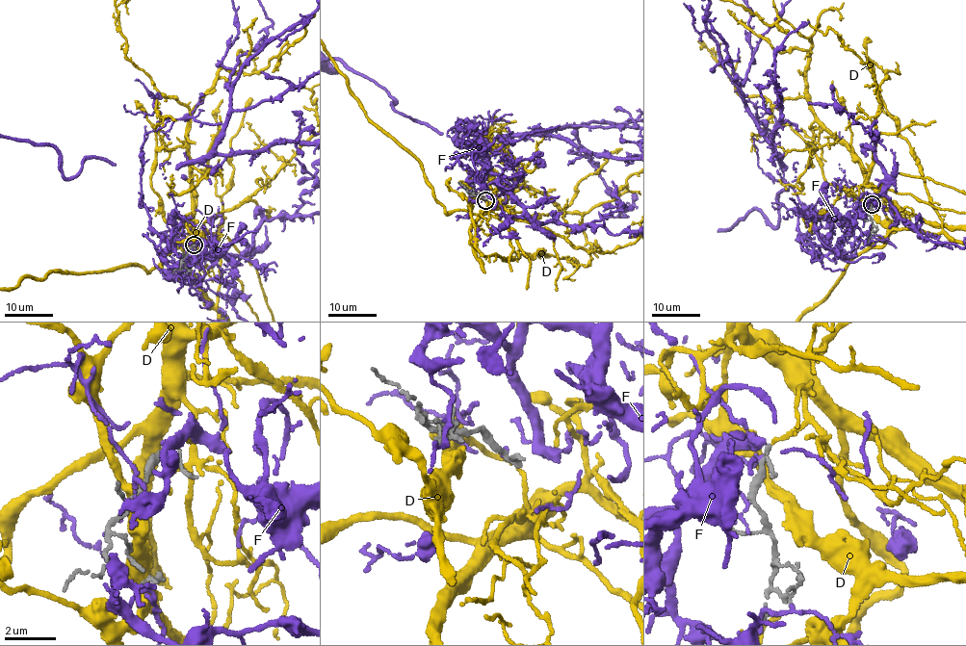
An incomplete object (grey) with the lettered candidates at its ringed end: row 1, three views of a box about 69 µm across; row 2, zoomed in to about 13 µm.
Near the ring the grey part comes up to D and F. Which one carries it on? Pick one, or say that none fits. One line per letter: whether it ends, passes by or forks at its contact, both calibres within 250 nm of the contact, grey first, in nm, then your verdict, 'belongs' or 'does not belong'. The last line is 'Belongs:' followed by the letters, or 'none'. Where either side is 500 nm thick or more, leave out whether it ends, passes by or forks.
D: it ends; calibres 140 and 150 nm; belongs
F: it ends; calibres 200 and 160 nm; does not belong
Belongs: D

